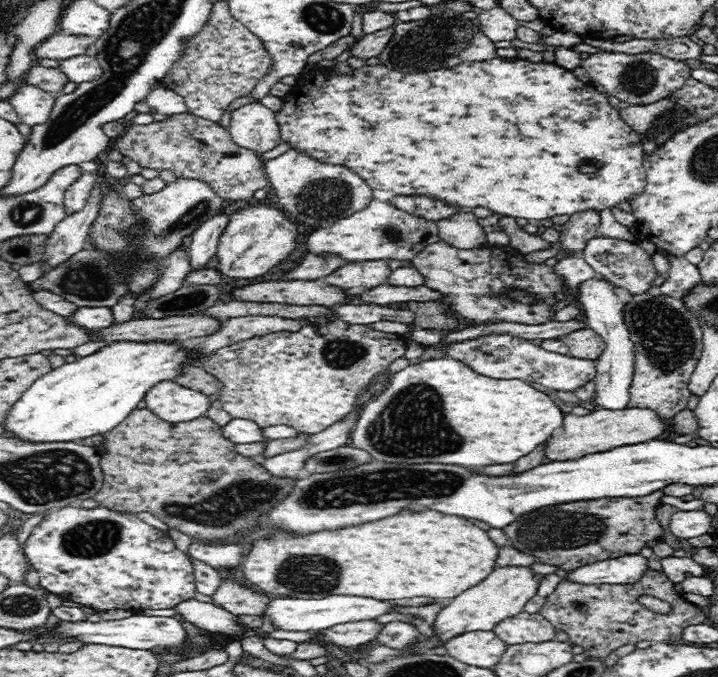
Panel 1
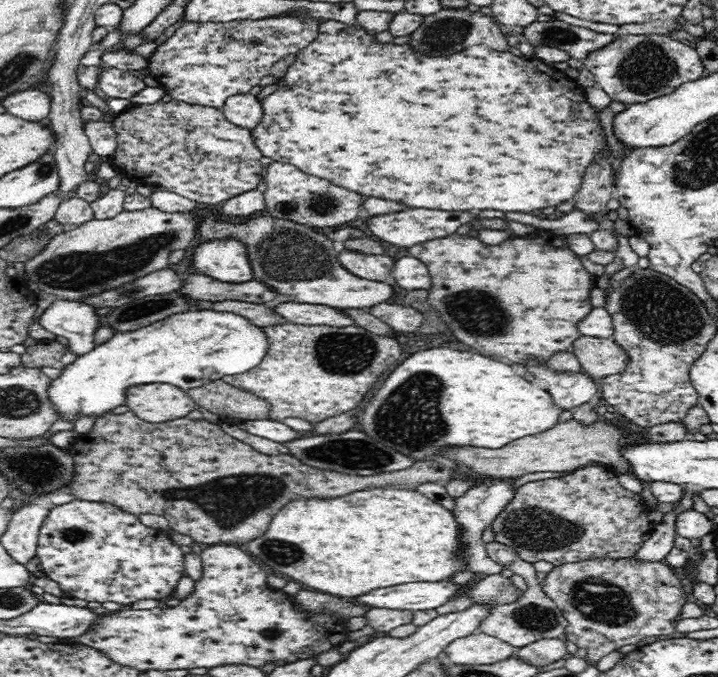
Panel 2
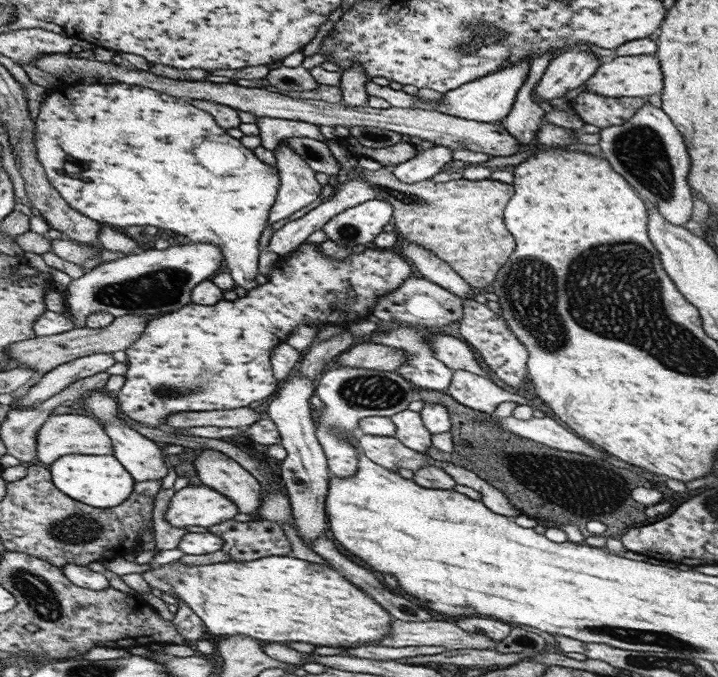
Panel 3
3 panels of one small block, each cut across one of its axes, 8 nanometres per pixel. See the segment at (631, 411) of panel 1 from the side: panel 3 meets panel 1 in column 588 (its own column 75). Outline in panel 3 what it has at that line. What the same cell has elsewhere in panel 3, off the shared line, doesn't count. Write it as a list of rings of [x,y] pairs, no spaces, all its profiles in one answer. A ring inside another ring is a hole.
[[[50,415],[39,428],[37,457],[44,466],[50,466],[69,454],[112,455],[113,452],[113,441],[105,427],[86,415]]]

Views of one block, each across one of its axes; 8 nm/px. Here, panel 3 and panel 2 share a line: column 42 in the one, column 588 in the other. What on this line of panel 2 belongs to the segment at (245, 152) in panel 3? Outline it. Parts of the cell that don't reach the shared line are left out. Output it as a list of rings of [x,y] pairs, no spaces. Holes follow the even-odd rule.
[[[353,24],[346,25],[350,25],[350,28],[346,28],[346,30],[338,32],[338,34],[322,33],[322,36],[317,36],[312,40],[312,44],[308,44],[306,48],[300,50],[300,54],[296,54],[296,62],[288,68],[288,74],[277,79],[276,84],[278,85],[278,90],[261,100],[263,108],[262,120],[260,120],[258,126],[254,126],[254,130],[250,130],[250,132],[254,139],[254,144],[260,149],[263,156],[268,156],[268,158],[272,158],[272,160],[276,162],[294,165],[296,168],[302,170],[302,172],[326,179],[342,189],[360,193],[365,198],[376,197],[379,199],[386,199],[387,201],[402,202],[403,205],[408,204],[408,208],[412,209],[434,208],[434,210],[502,210],[502,212],[534,212],[534,210],[542,210],[542,208],[550,208],[550,206],[557,207],[559,204],[562,204],[562,202],[570,200],[570,198],[574,199],[575,194],[581,186],[584,172],[586,172],[586,168],[590,166],[590,162],[594,160],[596,152],[607,150],[607,154],[611,154],[606,142],[606,135],[602,130],[603,127],[600,125],[600,121],[598,121],[600,117],[598,113],[596,113],[596,109],[586,101],[584,88],[576,80],[570,79],[564,72],[554,69],[551,65],[544,63],[538,58],[513,56],[510,51],[492,50],[485,44],[474,44],[474,46],[470,46],[466,48],[466,50],[456,52],[456,54],[425,54],[424,51],[414,50],[408,43],[395,45],[390,44],[390,42],[388,42],[388,44],[374,42],[375,36],[370,36],[363,28],[360,30],[360,28],[356,28]]]

